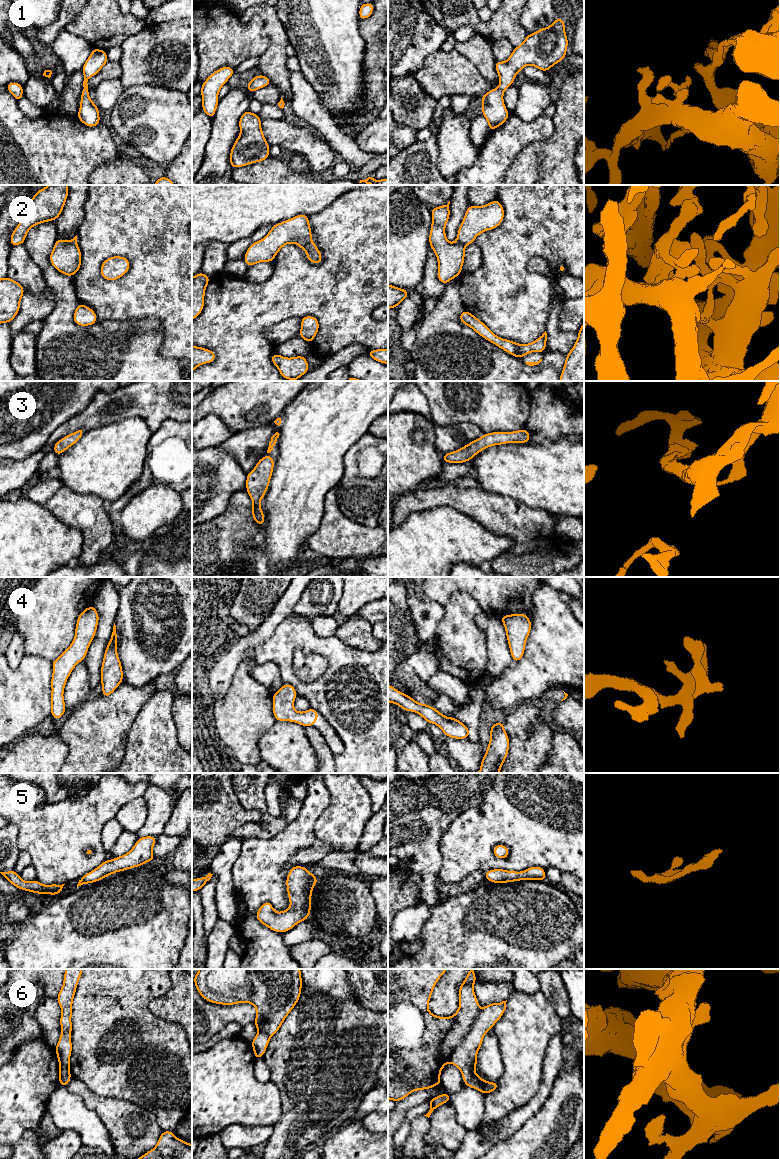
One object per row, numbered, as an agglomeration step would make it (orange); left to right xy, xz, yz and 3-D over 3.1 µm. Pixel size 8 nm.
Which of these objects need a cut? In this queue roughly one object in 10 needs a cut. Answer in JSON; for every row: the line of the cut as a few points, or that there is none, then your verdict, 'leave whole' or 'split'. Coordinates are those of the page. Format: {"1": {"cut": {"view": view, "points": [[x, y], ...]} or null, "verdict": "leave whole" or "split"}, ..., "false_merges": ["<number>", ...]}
{"1": {"cut": null, "verdict": "leave whole"}, "2": {"cut": null, "verdict": "leave whole"}, "3": {"cut": null, "verdict": "leave whole"}, "4": {"cut": null, "verdict": "leave whole"}, "5": {"cut": null, "verdict": "leave whole"}, "6": {"cut": null, "verdict": "leave whole"}, "false_merges": []}

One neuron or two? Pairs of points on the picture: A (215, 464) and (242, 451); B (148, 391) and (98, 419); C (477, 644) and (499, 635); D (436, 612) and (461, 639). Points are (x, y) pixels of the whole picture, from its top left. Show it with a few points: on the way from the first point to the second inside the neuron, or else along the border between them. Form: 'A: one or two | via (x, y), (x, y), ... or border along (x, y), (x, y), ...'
A: two | border along (220, 444), (237, 460), (247, 473)
B: one | via (136, 399), (110, 407)
C: two | border along (475, 619), (475, 624), (485, 635), (486, 664)
D: two | border along (443, 606), (444, 616), (437, 626), (434, 637)

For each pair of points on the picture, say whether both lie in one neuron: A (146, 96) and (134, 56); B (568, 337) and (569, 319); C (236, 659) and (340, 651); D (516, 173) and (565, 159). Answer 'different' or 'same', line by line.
A: different
B: different
C: different
D: same

